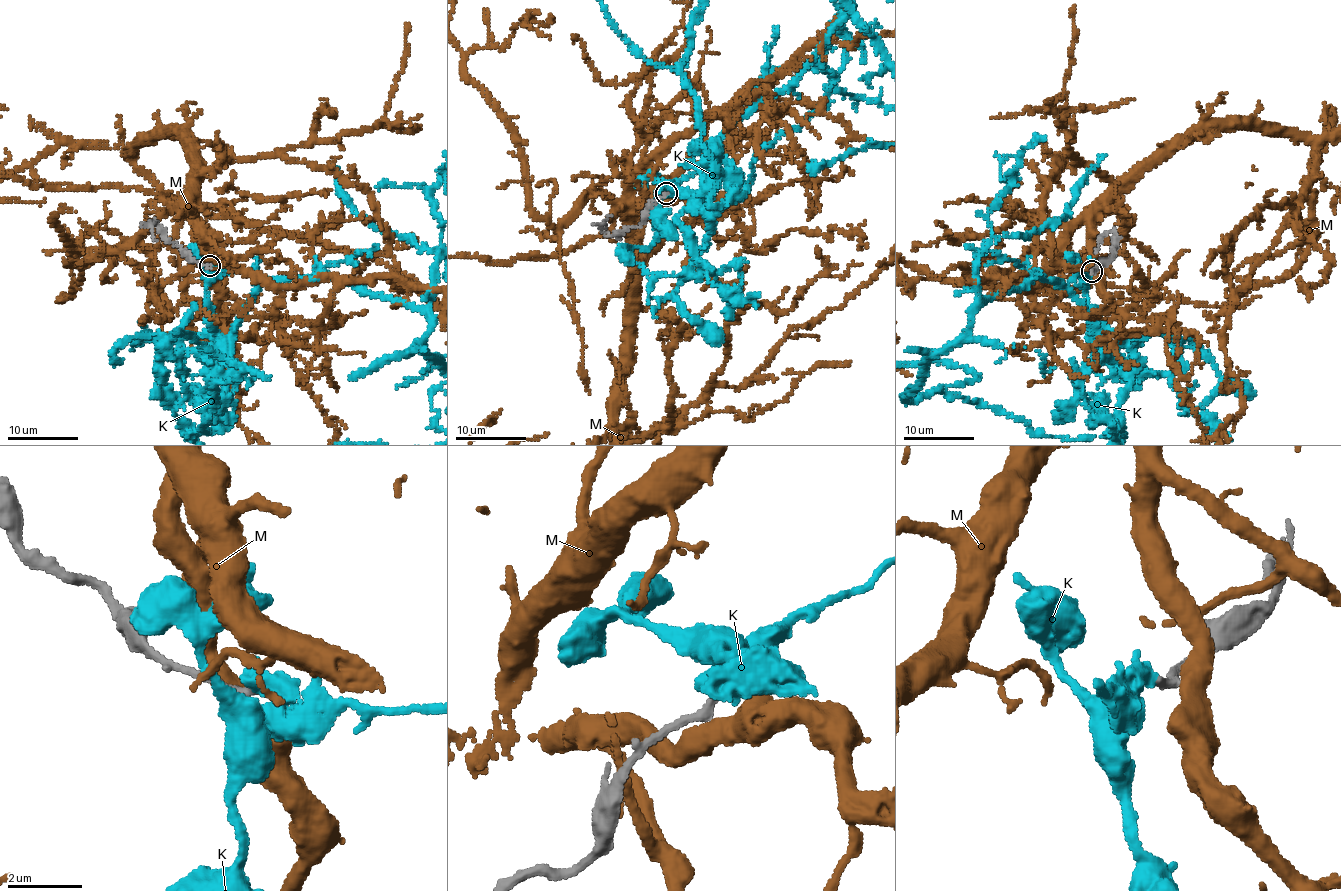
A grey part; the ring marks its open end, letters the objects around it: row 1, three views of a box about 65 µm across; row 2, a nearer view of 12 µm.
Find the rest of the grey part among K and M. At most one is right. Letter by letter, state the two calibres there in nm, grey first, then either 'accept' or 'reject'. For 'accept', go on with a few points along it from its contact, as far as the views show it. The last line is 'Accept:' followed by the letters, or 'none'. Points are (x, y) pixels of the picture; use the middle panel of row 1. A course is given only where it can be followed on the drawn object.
K: 260 nm thick on the grey side, 550 nm on the other; accept
M: 300 nm thick on the grey side, 480 nm on the other; reject
Accept: K

